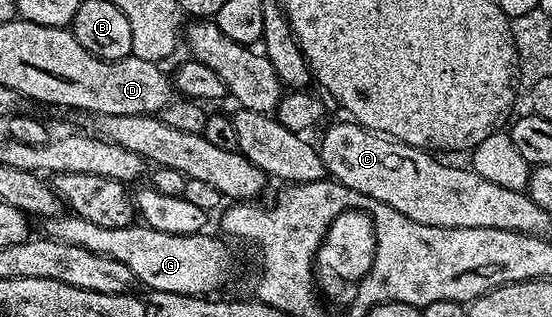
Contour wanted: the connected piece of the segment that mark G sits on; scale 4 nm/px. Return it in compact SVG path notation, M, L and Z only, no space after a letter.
M71 213L50 217L46 226L49 239L57 239L66 245L82 245L84 249L90 249L90 253L122 261L122 265L130 269L133 280L137 284L145 283L143 286L150 291L208 297L219 292L216 290L232 275L232 251L219 234L162 233L162 229L139 222L122 229L102 229L102 225L94 225Z

